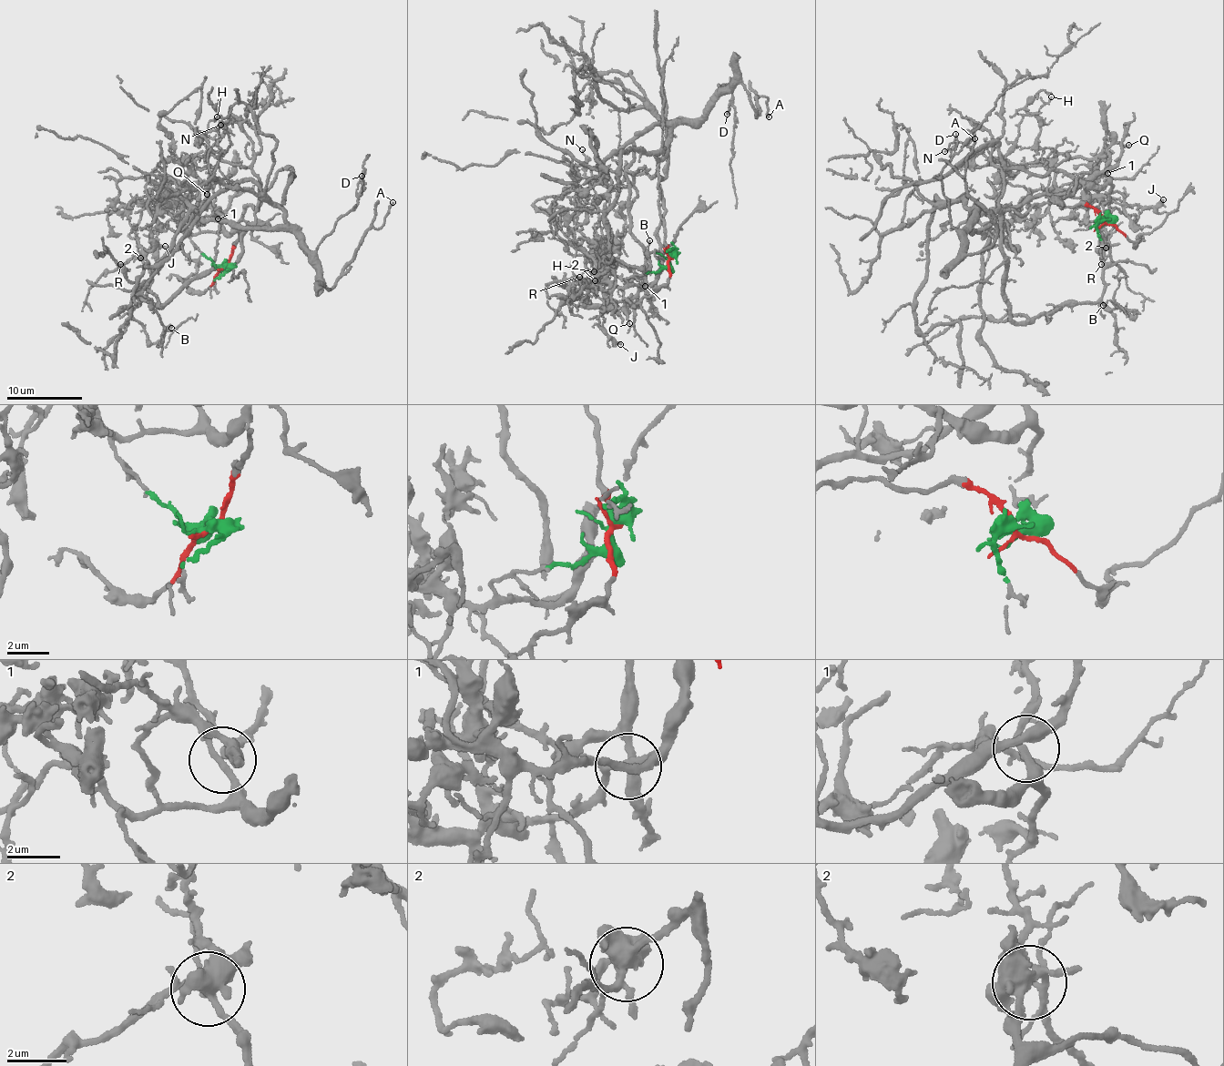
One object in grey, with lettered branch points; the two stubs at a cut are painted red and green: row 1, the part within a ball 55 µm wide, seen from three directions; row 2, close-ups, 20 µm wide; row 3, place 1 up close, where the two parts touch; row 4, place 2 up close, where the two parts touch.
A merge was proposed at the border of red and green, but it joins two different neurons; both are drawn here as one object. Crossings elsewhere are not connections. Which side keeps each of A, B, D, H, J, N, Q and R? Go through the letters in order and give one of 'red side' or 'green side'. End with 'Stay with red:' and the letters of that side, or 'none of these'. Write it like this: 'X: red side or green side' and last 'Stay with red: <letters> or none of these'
A: red side
B: red side
D: red side
H: green side
J: green side
N: green side
Q: green side
R: red side
Stay with red: A, B, D, R

